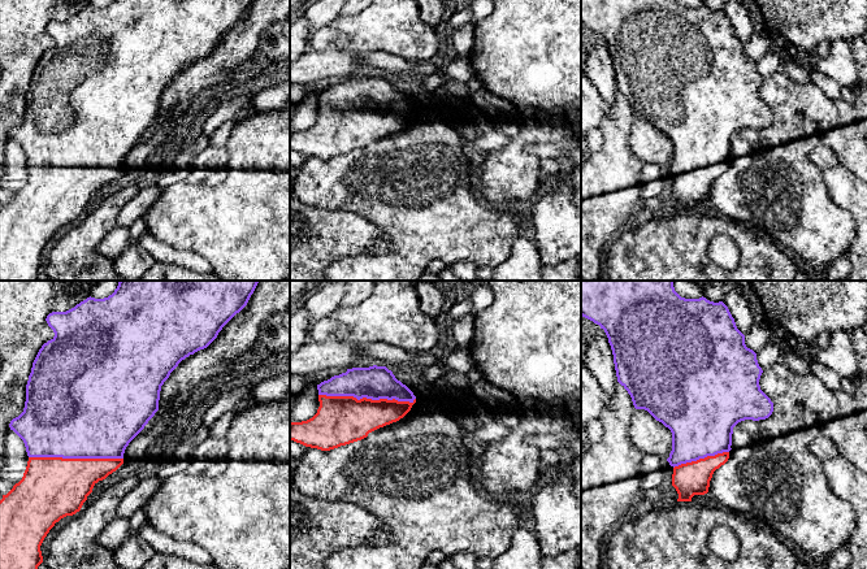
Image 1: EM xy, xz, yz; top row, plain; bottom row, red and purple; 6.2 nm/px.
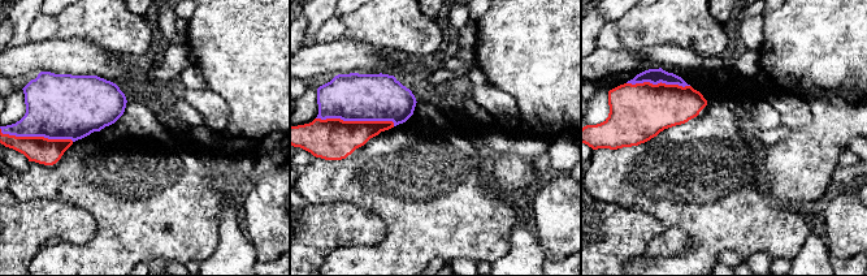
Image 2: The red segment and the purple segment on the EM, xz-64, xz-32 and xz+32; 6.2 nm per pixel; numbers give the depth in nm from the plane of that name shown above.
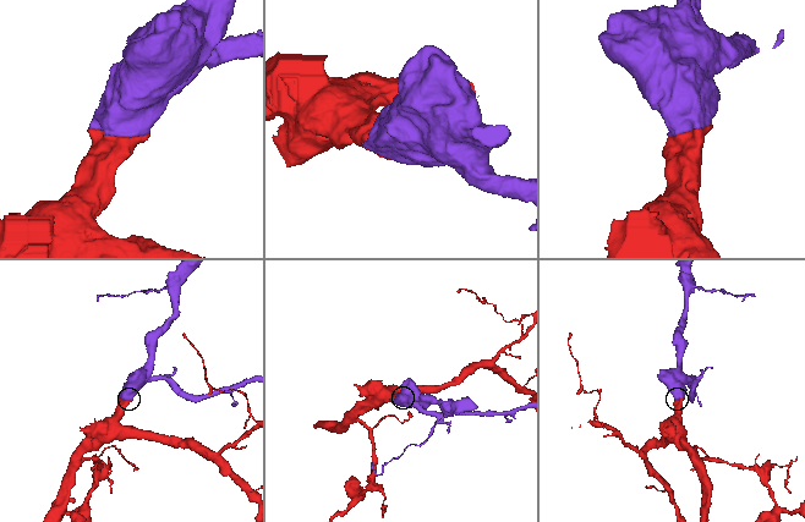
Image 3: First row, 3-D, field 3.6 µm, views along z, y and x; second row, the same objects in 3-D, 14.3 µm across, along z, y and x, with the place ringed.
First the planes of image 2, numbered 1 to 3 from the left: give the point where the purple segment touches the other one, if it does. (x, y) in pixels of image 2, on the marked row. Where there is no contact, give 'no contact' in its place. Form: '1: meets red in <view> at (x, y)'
1: meets red in xz-64 at (35, 137)
2: meets red in xz-32 at (356, 121)
3: meets red in xz+32 at (658, 83)

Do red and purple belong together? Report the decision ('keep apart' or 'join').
join

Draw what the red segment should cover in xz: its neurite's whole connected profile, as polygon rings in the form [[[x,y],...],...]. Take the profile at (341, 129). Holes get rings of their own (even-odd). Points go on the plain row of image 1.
[[[386,75],[352,77],[317,94],[317,122],[302,131],[290,131],[290,149],[330,160],[368,145],[369,142],[403,127],[416,112],[413,101]]]

